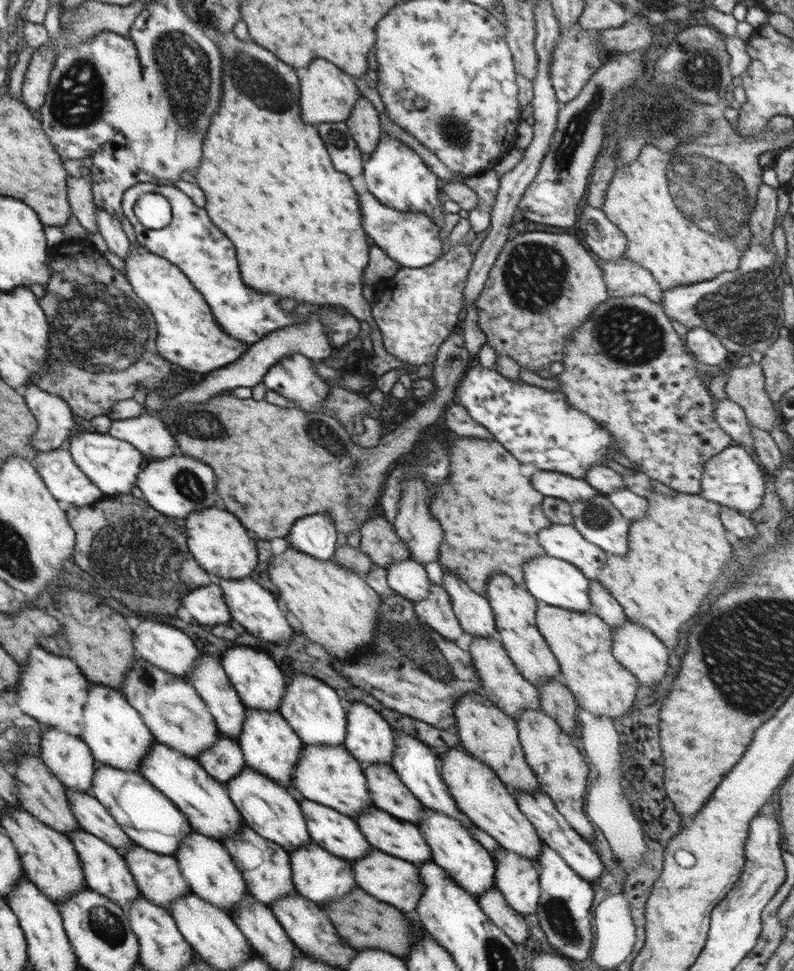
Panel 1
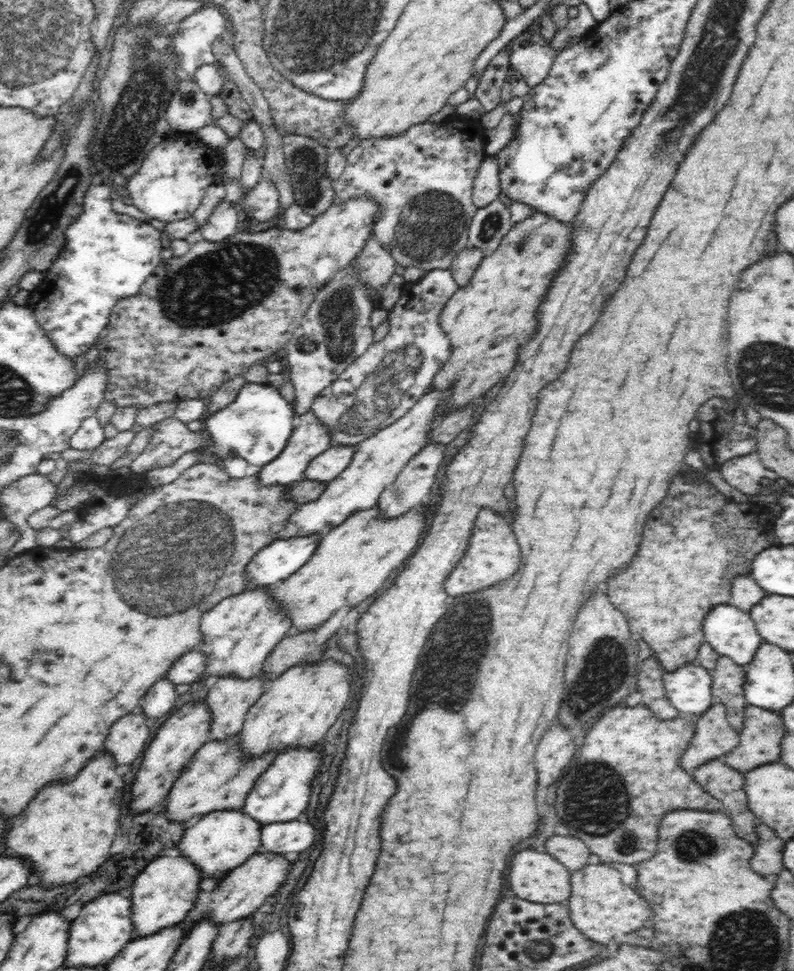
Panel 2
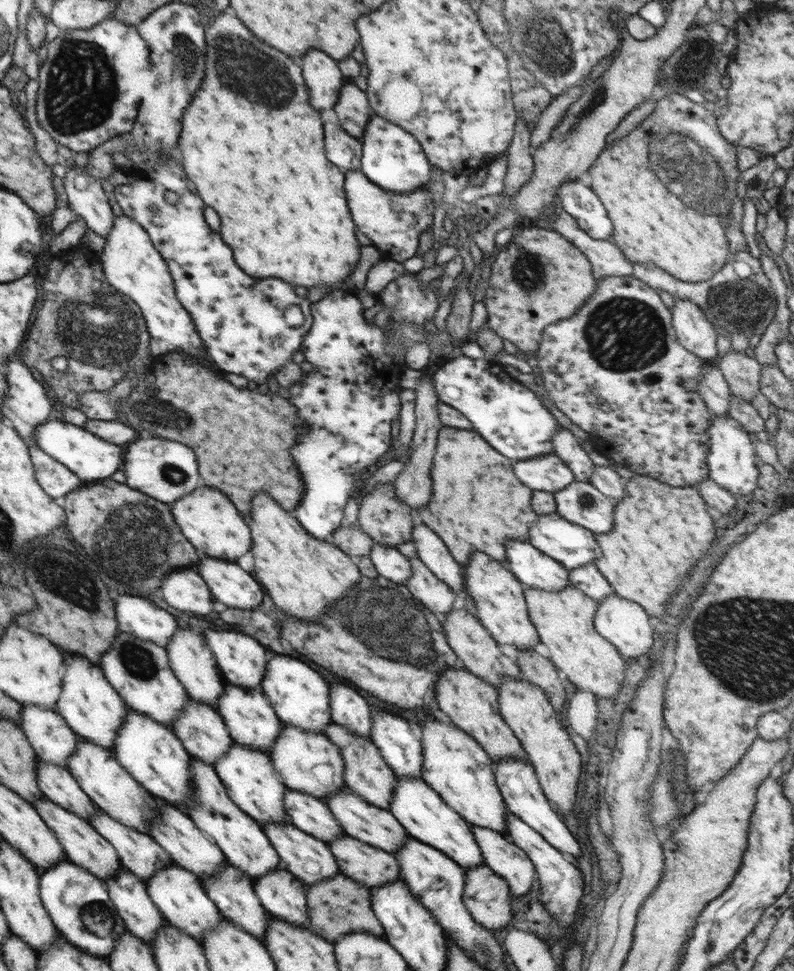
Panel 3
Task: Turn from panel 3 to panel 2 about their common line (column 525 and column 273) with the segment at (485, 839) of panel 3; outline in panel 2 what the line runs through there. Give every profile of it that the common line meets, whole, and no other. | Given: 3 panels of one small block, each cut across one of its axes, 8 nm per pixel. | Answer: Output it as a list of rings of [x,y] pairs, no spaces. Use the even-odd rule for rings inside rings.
[[[268,851],[254,853],[244,864],[228,872],[224,880],[216,884],[213,890],[200,890],[194,907],[181,923],[185,936],[200,920],[211,920],[217,926],[224,926],[224,924],[230,924],[230,922],[236,922],[236,920],[253,915],[263,905],[263,901],[268,896],[272,896],[284,884],[286,876],[290,872],[293,858]]]

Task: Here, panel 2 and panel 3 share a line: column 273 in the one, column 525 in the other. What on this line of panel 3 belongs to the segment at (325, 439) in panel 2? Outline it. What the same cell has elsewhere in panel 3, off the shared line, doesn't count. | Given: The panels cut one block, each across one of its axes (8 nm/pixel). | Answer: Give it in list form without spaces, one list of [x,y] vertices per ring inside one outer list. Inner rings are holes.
[[[554,453],[516,461],[513,470],[522,484],[533,492],[538,490],[554,494],[575,480],[569,467]]]

